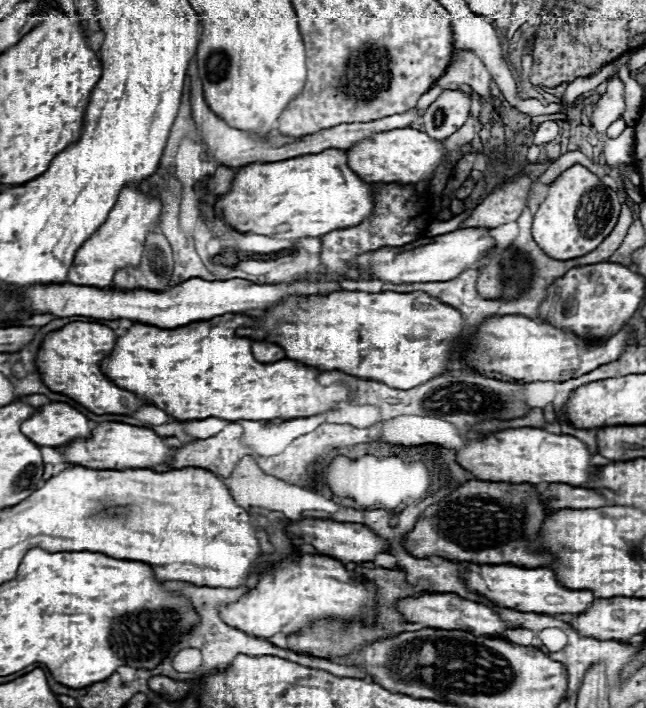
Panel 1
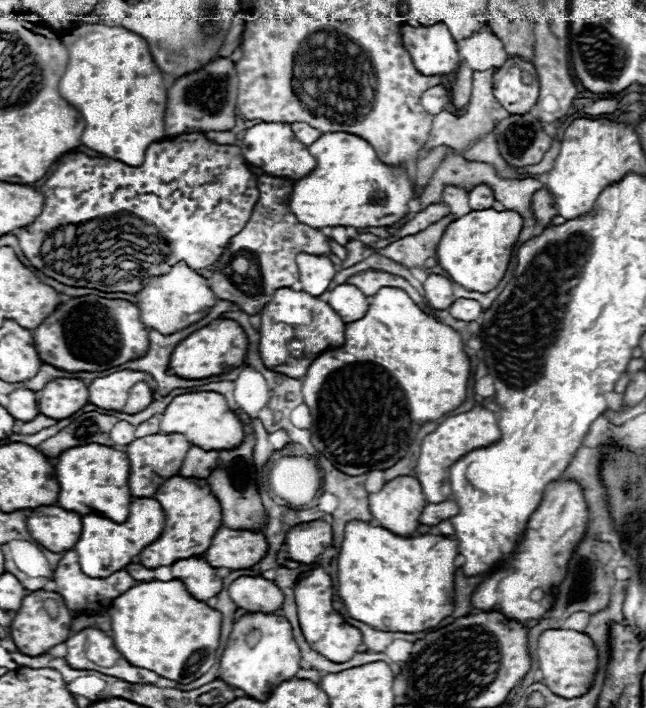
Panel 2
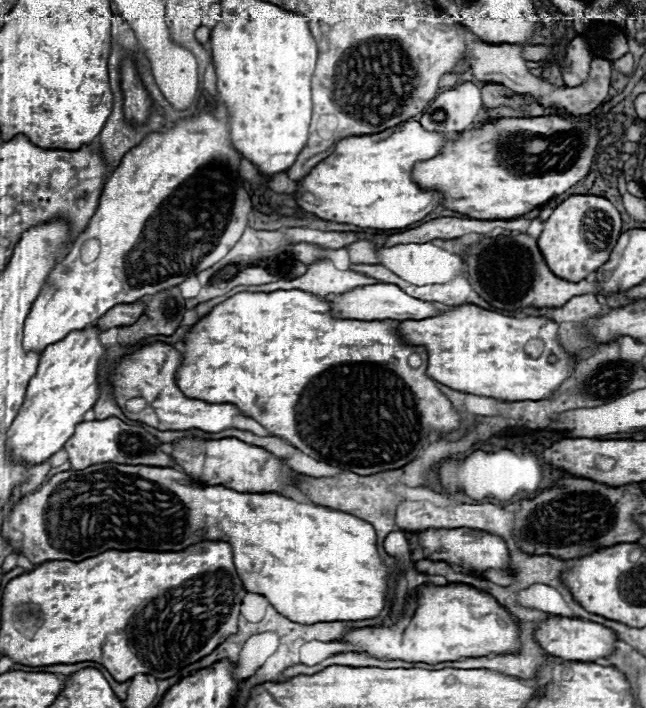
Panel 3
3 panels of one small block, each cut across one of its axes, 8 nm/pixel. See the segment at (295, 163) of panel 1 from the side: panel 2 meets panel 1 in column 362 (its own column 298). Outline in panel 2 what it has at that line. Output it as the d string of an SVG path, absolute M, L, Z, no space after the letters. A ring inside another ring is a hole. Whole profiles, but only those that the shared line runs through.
M326 132L308 150L318 160L318 166L294 182L290 200L290 210L302 224L310 228L390 226L410 212L408 202L416 194L406 168L380 162L364 138L348 132Z

